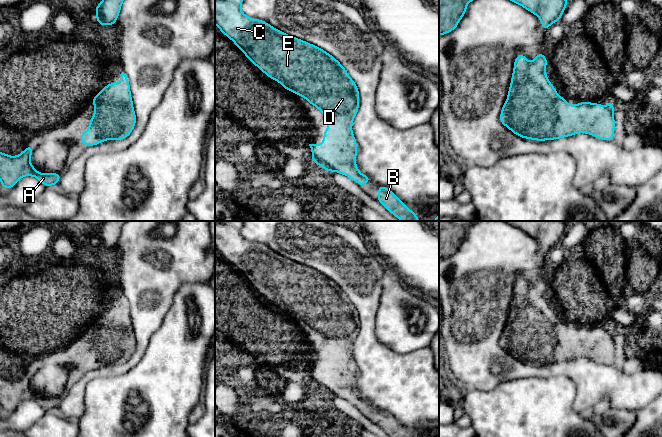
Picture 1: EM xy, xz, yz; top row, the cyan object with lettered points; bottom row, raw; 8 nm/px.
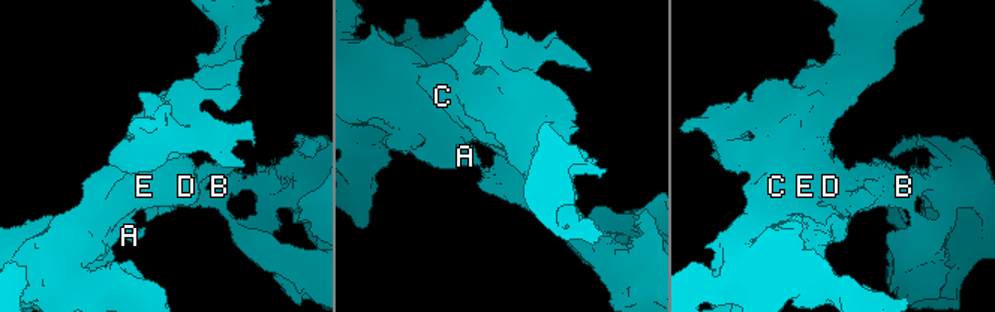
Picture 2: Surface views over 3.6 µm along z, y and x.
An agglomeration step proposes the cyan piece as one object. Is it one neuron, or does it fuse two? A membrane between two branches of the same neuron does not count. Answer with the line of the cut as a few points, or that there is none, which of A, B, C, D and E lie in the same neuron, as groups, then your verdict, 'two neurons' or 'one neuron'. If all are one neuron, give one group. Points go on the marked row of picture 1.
cut none; groups A B C D E; one neuron

